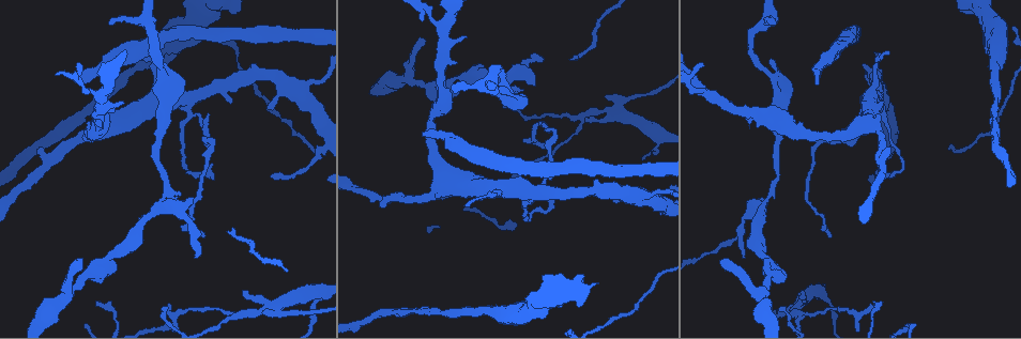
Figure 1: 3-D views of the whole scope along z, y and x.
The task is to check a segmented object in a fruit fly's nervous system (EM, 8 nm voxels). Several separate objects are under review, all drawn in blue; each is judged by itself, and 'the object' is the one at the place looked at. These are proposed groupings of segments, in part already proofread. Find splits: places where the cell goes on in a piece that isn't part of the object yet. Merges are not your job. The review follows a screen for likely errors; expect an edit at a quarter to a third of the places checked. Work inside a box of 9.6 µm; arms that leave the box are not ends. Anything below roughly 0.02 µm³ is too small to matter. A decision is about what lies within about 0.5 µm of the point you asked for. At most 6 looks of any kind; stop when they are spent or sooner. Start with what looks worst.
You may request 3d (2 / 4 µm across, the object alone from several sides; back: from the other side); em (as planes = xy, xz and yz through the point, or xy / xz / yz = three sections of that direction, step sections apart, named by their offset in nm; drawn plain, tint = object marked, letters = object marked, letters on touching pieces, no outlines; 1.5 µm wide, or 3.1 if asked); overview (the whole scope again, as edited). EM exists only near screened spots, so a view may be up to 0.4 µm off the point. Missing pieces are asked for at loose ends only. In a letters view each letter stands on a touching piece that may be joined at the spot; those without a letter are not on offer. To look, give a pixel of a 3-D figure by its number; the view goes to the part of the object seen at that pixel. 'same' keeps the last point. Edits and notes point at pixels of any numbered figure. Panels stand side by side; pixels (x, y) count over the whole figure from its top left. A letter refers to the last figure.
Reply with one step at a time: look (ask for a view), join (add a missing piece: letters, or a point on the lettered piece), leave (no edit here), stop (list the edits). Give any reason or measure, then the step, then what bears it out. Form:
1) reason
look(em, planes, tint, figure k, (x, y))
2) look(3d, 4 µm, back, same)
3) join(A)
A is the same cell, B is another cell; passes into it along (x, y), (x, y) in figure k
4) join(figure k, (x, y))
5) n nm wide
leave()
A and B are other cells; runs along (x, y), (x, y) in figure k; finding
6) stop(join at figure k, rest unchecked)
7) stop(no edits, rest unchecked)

branch stops here
look(em, planes, letters, figure 1, (744, 258))

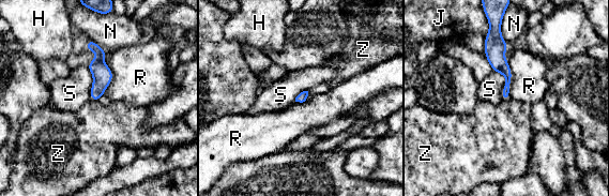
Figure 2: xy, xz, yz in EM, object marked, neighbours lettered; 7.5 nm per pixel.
leave()
H, J, N, R, S and Z are other cells; border along (91, 99), (97, 102) in figure 2; none of them fits

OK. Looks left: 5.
look(3d, 4 µm, back, figure 1, (727, 259))

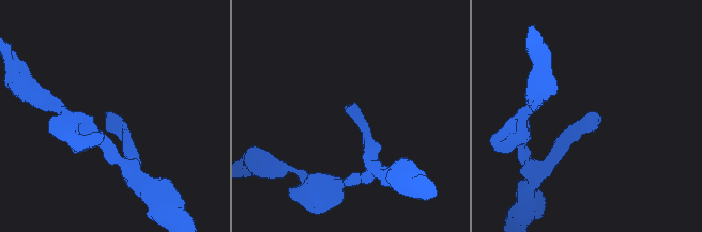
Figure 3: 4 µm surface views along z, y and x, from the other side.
look(em, xz, step 8, tint, figure 3, (592, 113))

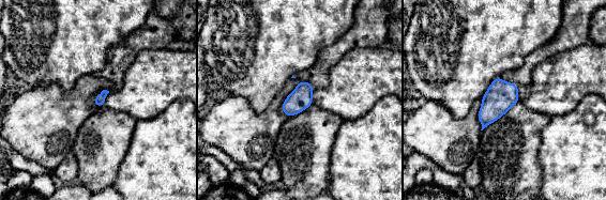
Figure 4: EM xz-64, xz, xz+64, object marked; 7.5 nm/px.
see the neighbours
look(em, xz, step 8, letters, same)

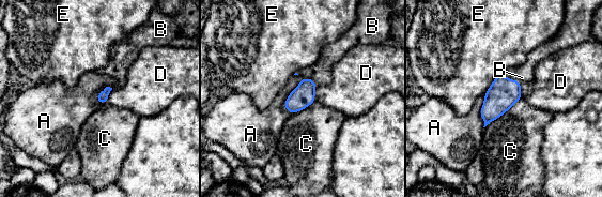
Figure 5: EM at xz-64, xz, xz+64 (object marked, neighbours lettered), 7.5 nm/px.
join(B)
B is the same cell, A, C, D and E are other cells; the cell continues

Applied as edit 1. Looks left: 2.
stop(join at figure 5, rest unchecked)

